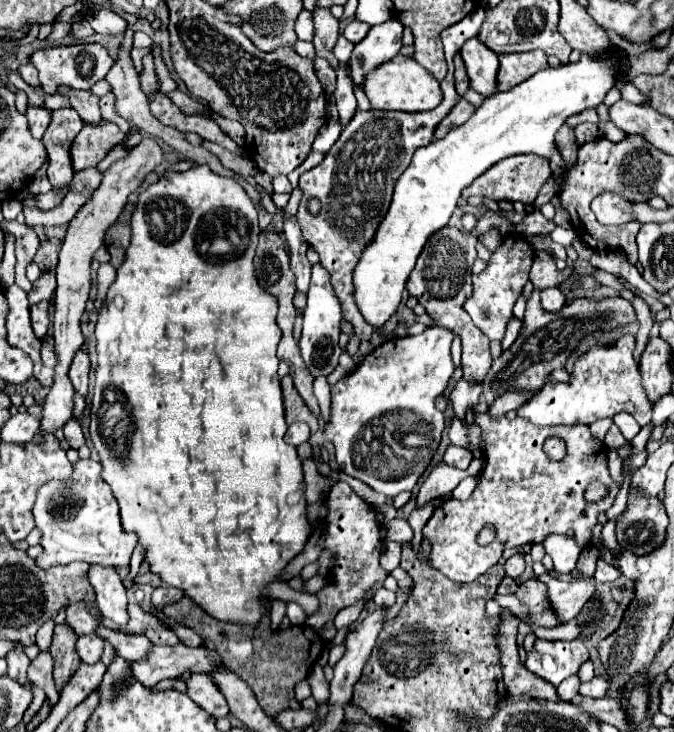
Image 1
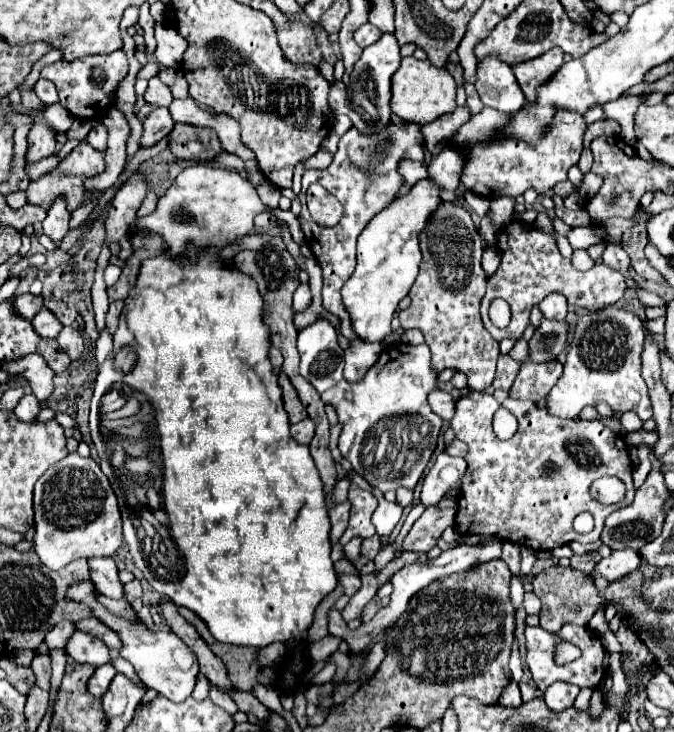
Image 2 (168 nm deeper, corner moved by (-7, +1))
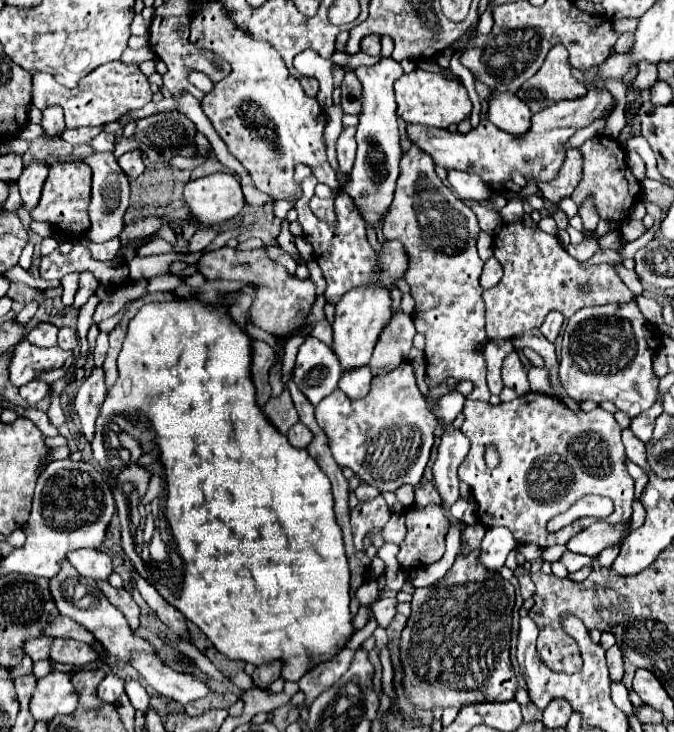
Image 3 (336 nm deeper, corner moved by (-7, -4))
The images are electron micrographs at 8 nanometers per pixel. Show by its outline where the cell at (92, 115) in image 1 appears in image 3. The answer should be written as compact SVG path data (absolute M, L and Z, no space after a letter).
M113 152L89 154L87 158L83 158L83 162L93 170L93 194L89 204L91 228L87 238L93 242L105 242L105 240L117 238L123 230L123 214L129 206L129 178L123 176L123 170L119 168Z

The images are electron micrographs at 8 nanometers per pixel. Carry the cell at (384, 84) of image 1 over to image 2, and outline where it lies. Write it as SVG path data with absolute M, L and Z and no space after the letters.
M405 57L401 67L393 75L393 99L391 109L397 117L407 123L425 125L439 119L445 113L455 111L455 79L445 67L435 67L429 61L417 61L415 57Z

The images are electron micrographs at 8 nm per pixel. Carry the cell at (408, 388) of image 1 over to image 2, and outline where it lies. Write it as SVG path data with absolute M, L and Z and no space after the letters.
M393 343L387 345L377 359L377 363L367 371L365 379L359 383L339 381L329 391L321 393L325 405L331 405L337 411L337 419L343 425L339 435L339 451L341 455L353 465L355 473L361 475L371 487L381 489L383 493L389 489L407 487L413 489L421 479L431 453L437 445L439 429L443 419L435 415L427 403L427 395L437 389L437 373L431 371L431 353L429 347L423 345L409 345L409 343Z

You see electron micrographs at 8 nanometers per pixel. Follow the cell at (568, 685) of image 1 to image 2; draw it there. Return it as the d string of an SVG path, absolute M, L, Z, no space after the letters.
M553 683L553 685L545 691L545 697L543 697L543 699L545 699L545 703L547 703L547 707L549 707L551 711L559 713L559 711L571 707L577 695L579 695L579 687L569 685L569 683Z

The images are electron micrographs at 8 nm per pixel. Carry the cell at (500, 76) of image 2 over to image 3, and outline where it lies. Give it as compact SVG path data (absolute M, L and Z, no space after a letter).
M493 90L493 96L487 100L487 120L505 132L519 136L527 132L531 124L531 110L527 104L523 104L523 100L517 98L517 94Z

